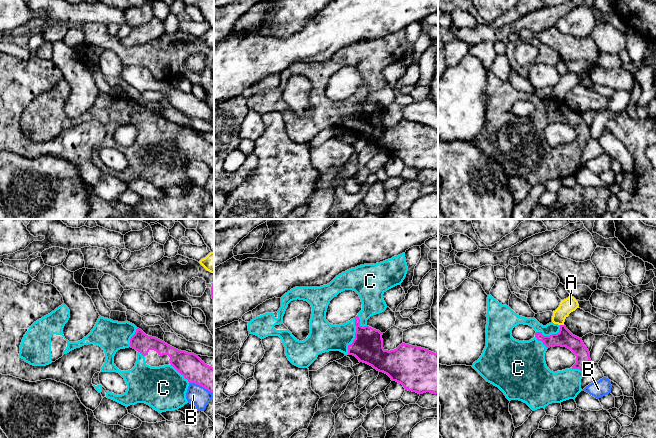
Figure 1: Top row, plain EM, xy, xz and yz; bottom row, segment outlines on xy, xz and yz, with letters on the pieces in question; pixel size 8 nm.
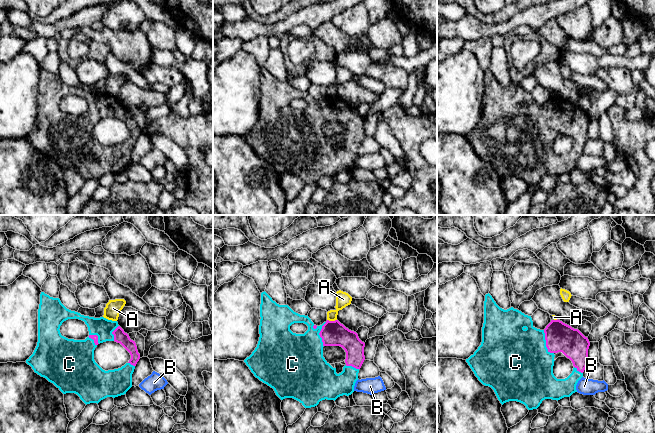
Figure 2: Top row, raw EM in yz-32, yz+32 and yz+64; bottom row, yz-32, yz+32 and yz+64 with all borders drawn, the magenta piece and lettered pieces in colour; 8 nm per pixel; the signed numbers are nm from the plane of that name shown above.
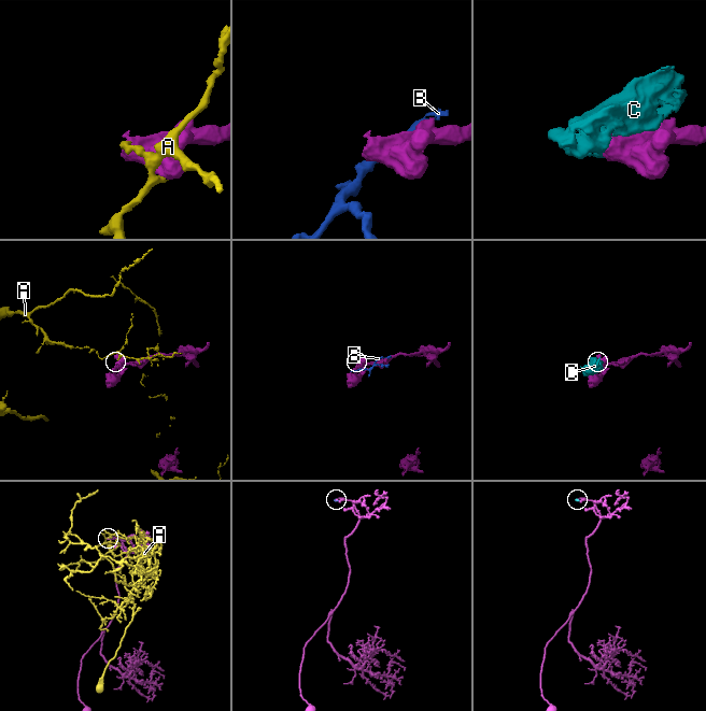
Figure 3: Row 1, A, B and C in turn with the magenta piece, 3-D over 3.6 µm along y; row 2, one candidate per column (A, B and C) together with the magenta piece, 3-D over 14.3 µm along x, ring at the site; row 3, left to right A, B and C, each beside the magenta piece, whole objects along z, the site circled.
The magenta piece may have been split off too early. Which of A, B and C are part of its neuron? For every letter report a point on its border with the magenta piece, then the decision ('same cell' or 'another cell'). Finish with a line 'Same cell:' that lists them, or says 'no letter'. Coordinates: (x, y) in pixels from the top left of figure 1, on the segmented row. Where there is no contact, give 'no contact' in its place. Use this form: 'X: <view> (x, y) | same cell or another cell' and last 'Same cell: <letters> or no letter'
A: yz (562, 325) | another cell
B: xy (201, 385) | another cell
C: xz (355, 336) | same cell
Same cell: C

